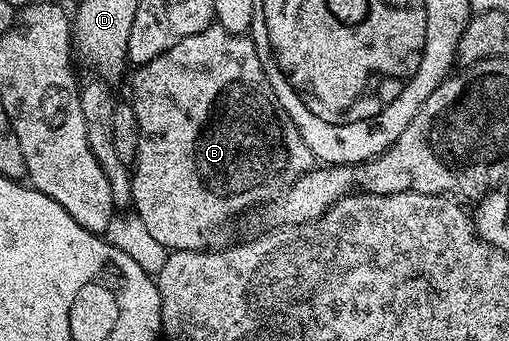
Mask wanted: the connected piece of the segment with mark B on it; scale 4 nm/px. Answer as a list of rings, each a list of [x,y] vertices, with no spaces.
[[[212,25],[193,37],[185,37],[185,41],[177,41],[173,49],[161,53],[153,61],[136,66],[134,70],[130,98],[137,113],[139,152],[131,171],[131,207],[142,224],[149,229],[150,236],[159,241],[168,252],[197,251],[206,248],[207,238],[210,237],[214,227],[221,226],[226,219],[233,218],[238,211],[243,211],[254,203],[263,203],[266,199],[277,198],[286,187],[288,190],[306,171],[316,166],[315,154],[311,152],[309,145],[305,145],[297,125],[293,125],[289,113],[285,113],[281,101],[275,96],[275,91],[267,80],[265,69],[257,57],[255,42],[247,35],[231,35],[224,27]]]

